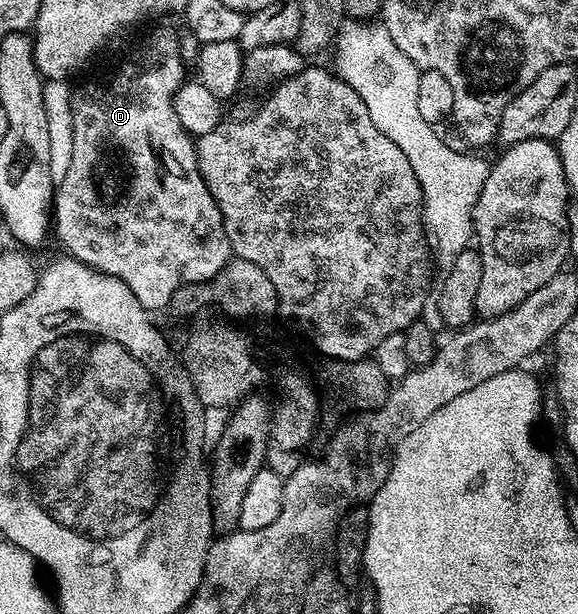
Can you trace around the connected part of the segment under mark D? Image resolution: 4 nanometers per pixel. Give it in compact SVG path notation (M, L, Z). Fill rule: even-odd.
M154 29L138 45L138 50L127 61L118 65L118 70L111 77L103 81L90 81L73 90L70 95L70 107L72 109L72 164L68 171L64 171L64 179L57 182L54 191L54 203L52 206L52 233L58 236L58 241L63 245L65 252L77 261L83 261L86 265L106 273L110 277L120 279L128 287L128 291L146 308L147 311L154 309L166 309L169 306L172 295L180 291L186 285L211 281L216 274L226 266L232 257L232 246L226 237L224 223L208 187L198 170L198 150L196 141L186 128L180 123L174 106L174 91L182 86L187 80L188 69L180 59L177 46L177 32L170 29Z

